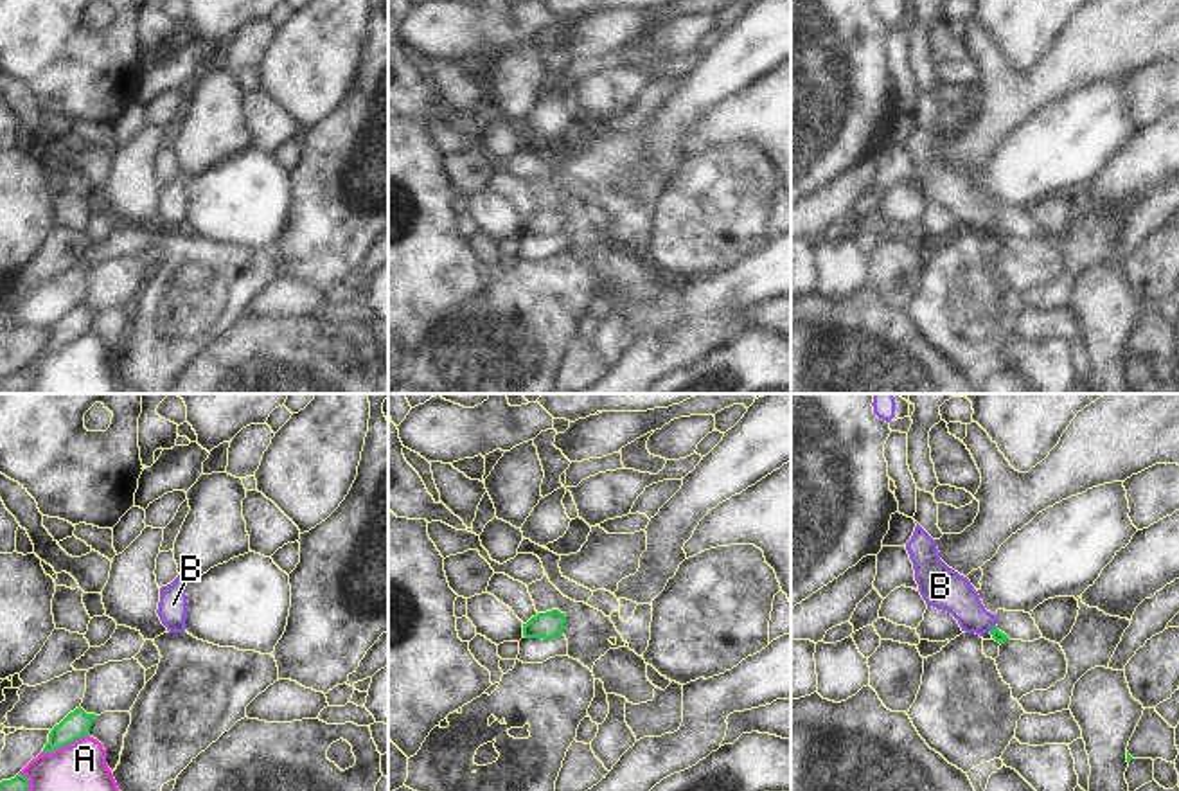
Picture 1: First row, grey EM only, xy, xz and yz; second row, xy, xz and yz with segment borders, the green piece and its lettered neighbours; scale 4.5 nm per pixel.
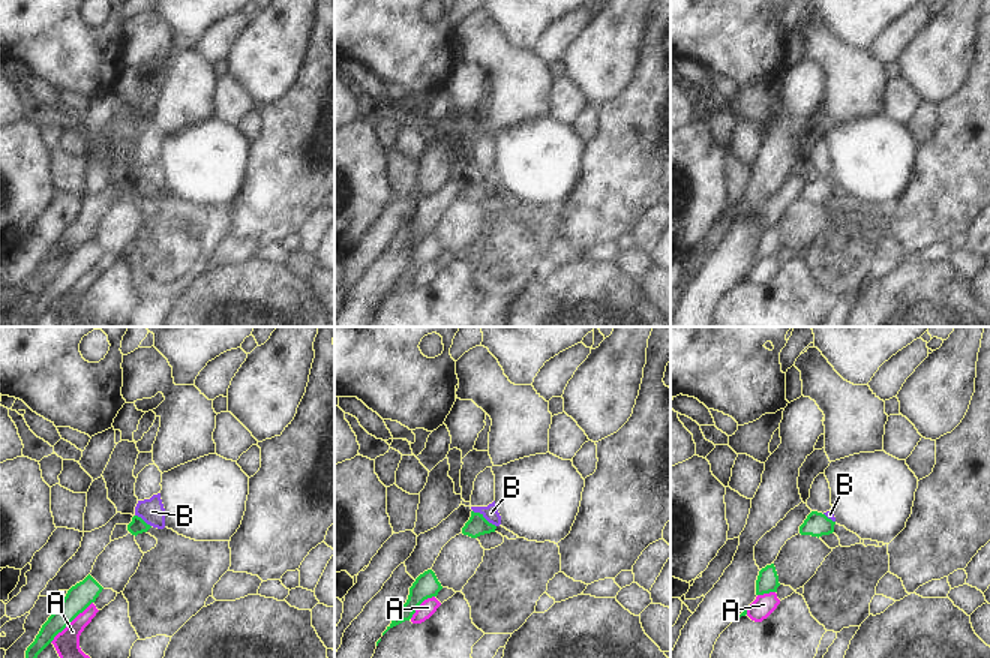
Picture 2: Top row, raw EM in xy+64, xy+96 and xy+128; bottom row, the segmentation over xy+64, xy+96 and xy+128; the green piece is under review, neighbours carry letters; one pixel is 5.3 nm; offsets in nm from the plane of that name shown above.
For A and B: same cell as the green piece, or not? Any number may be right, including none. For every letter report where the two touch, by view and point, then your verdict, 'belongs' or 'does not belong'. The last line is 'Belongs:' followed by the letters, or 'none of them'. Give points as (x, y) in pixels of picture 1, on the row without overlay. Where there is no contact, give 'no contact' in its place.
A: xy (65, 342) | does not belong
B: yz (992, 225) | belongs
Belongs: B

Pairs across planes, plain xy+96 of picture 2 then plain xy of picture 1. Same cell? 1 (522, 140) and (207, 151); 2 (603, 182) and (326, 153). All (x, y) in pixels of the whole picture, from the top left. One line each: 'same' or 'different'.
1: different
2: same

